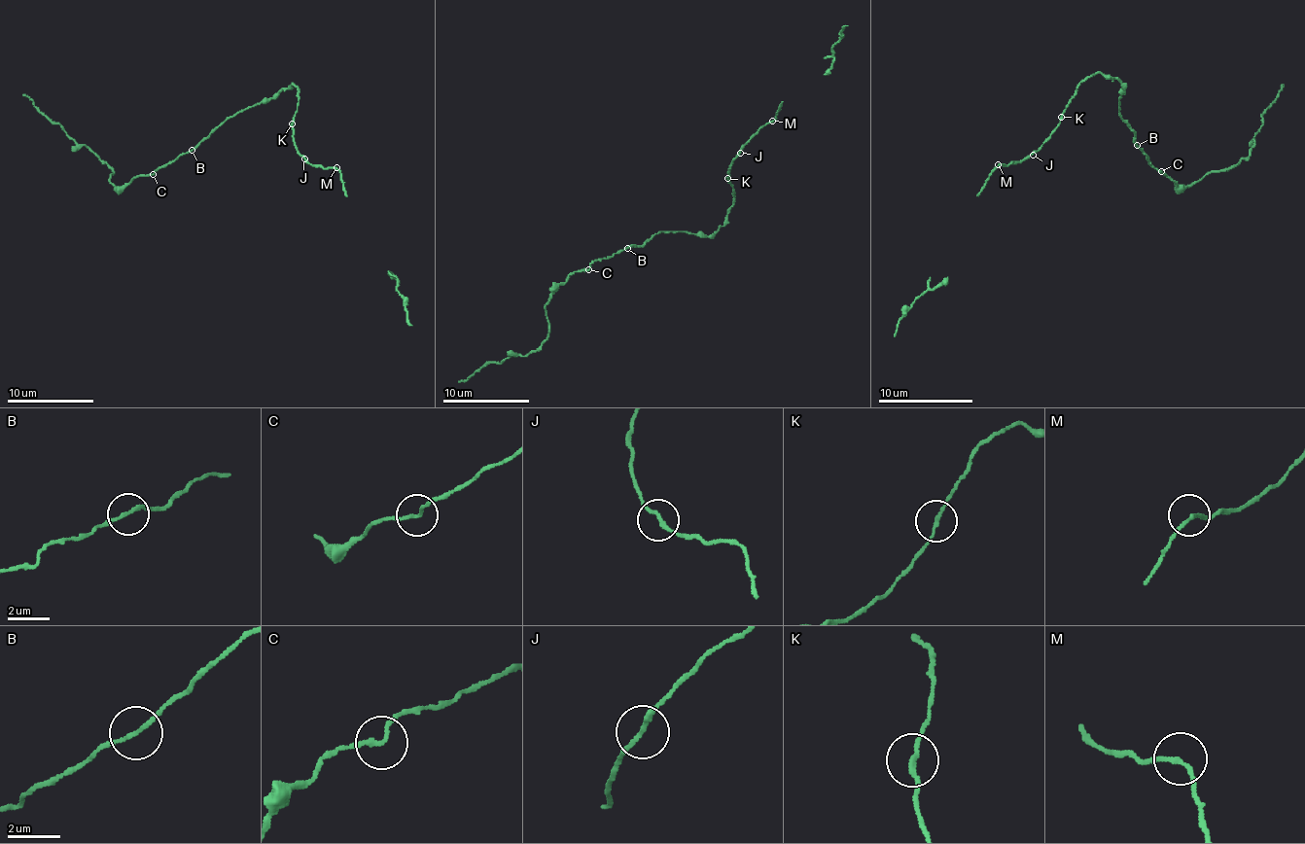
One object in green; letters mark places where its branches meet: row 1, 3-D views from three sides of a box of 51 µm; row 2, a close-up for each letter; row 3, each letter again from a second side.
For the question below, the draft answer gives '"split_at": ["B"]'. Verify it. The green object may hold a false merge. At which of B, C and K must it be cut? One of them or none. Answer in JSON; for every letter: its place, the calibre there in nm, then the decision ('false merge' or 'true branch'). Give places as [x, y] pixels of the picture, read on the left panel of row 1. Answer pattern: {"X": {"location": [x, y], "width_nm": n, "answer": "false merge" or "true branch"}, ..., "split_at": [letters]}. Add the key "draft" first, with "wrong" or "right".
{"draft": "wrong", "B": {"location": [192, 150], "width_nm": 160, "answer": "true branch"}, "C": {"location": [153, 174], "width_nm": 160, "answer": "true branch"}, "K": {"location": [292, 123], "width_nm": 150, "answer": "true branch"}, "split_at": []}

